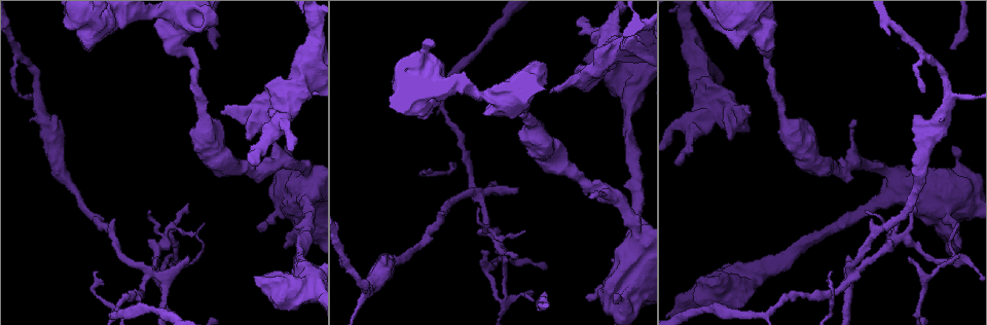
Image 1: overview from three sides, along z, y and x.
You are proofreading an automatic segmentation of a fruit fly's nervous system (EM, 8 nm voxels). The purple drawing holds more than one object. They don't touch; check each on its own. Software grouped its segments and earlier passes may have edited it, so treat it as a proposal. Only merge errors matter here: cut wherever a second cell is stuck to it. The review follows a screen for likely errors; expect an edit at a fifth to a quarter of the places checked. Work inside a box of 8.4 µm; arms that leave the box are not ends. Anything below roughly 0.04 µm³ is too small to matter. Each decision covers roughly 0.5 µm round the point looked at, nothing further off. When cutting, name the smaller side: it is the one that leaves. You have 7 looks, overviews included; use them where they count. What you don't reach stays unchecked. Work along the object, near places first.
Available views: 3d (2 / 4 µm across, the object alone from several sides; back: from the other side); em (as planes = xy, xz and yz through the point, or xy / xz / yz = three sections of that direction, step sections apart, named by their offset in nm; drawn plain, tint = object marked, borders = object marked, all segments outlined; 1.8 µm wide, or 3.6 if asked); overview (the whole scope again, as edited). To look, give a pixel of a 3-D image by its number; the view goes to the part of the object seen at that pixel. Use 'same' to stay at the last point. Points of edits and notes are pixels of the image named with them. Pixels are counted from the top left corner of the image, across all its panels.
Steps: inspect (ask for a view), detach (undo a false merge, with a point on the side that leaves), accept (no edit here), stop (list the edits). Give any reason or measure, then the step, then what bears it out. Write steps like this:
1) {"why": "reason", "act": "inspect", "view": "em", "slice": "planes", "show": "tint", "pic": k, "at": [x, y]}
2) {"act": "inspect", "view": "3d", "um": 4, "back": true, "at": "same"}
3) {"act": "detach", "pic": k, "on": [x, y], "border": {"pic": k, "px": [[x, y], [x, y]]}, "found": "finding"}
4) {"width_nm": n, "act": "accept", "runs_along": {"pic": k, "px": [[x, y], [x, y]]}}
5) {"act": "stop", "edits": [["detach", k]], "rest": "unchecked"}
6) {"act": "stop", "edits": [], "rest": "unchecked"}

{"why": "sharp bend", "act": "inspect", "view": "3d", "um": 4, "pic": 1, "at": [504, 291]}

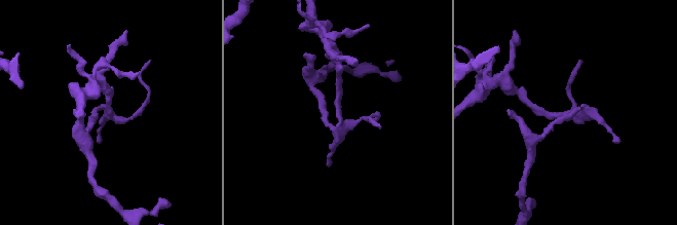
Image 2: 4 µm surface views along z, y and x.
{"why": "now the EM", "act": "inspect", "view": "em", "slice": "yz", "step": 8, "show": "tint", "pic": 2, "at": [566, 112]}

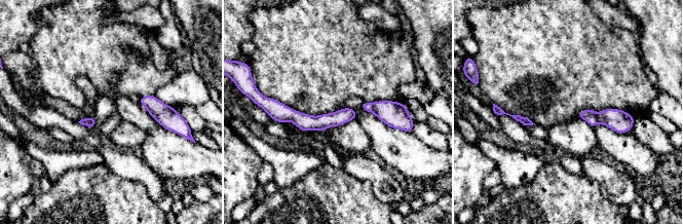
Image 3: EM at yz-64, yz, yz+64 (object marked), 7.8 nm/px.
{"act": "inspect", "view": "em", "slice": "planes", "show": "tint", "at": "same"}

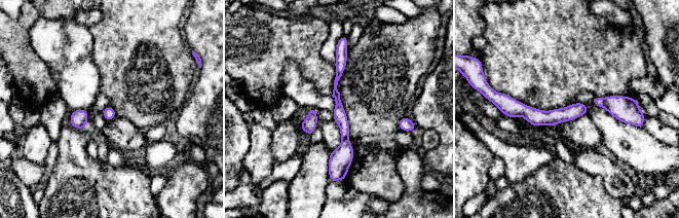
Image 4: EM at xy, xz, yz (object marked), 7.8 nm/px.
{"act": "detach", "pic": 4, "on": [625, 109], "found": "a second cell is stuck on"}

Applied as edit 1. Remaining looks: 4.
{"act": "inspect", "view": "overview"}

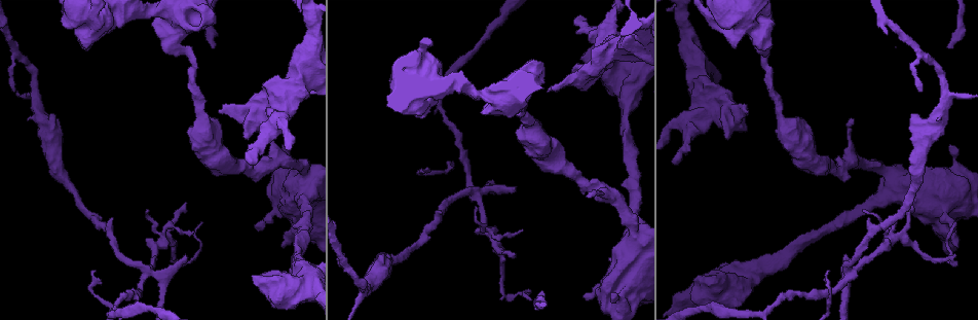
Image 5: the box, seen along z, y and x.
{"why": "four-way junction", "act": "inspect", "view": "em", "um": 3.6, "slice": "planes", "show": "tint", "pic": 5, "at": [143, 269]}

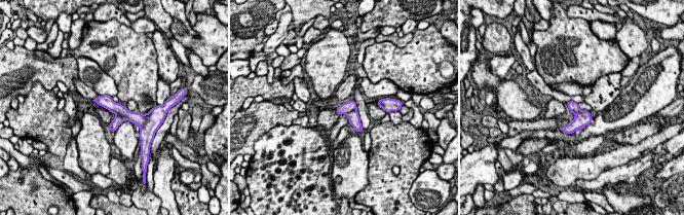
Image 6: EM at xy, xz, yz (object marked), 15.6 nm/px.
{"act": "detach", "pic": 6, "on": [353, 116], "border": {"pic": 6, "px": [[355, 109], [346, 113]]}, "found": "a second cell is stuck on"}

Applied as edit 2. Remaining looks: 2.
{"act": "inspect", "view": "overview"}

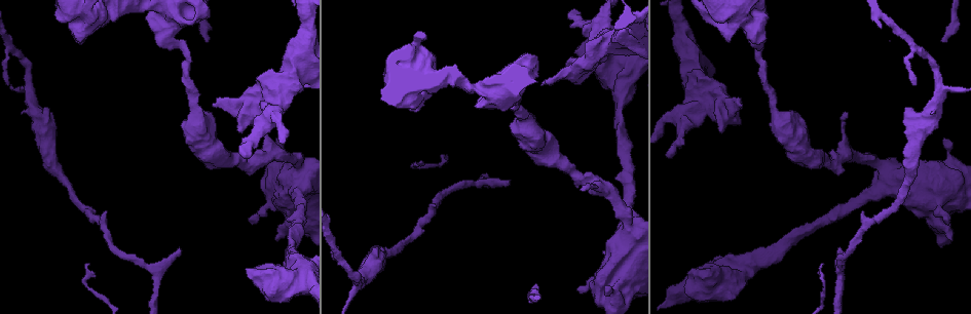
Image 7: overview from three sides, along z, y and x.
{"why": "sudden change in width", "act": "inspect", "view": "em", "slice": "planes", "show": "tint", "pic": 7, "at": [163, 18]}

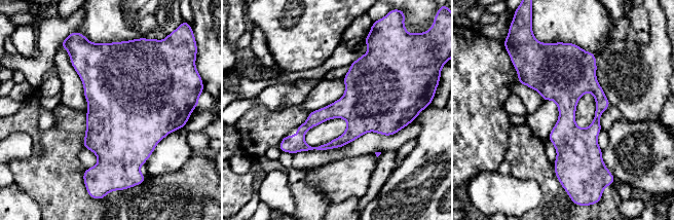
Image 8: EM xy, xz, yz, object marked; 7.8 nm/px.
{"act": "accept", "found": "continuous, no second cell"}

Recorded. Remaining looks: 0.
{"act": "stop", "edits": [["detach", 4], ["detach", 6]], "rest": "unchecked"}

